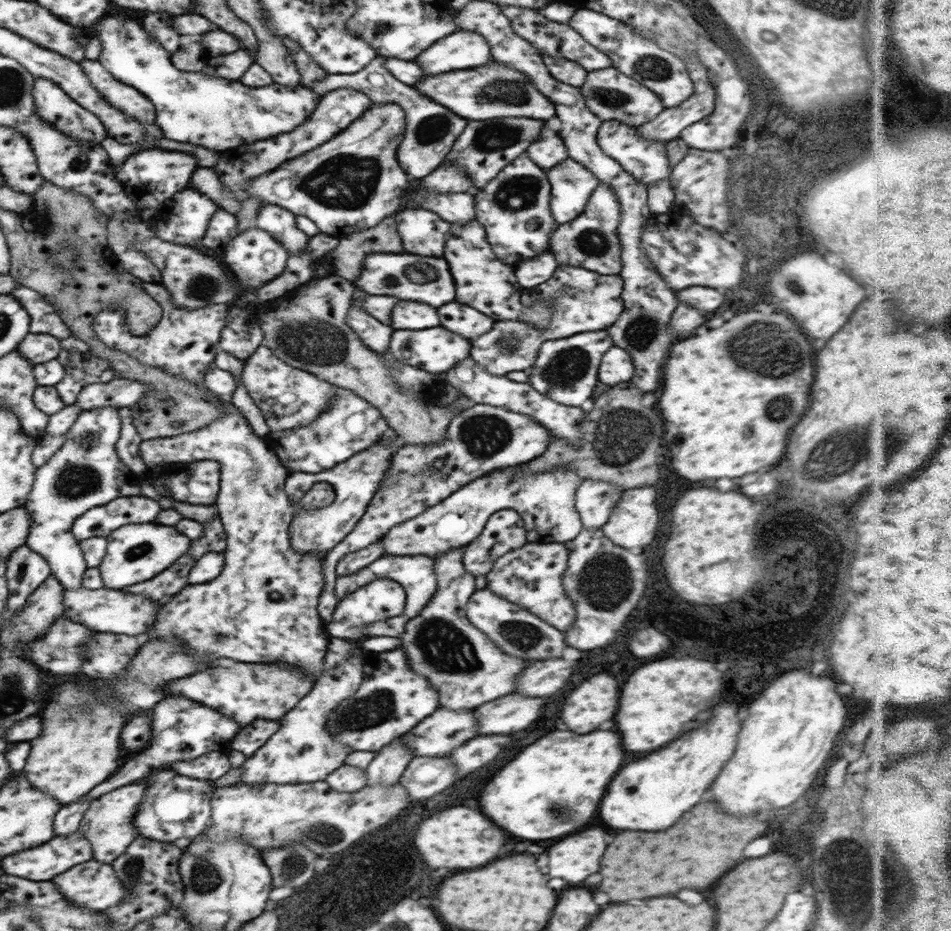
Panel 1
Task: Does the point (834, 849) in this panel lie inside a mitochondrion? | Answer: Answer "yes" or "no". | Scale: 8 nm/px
yes

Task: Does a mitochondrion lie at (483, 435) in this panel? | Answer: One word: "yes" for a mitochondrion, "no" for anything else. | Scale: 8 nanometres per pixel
yes

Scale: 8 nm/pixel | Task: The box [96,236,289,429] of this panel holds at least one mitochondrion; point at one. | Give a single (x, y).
(201, 288)

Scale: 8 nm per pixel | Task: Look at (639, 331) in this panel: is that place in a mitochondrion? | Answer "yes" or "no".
yes

